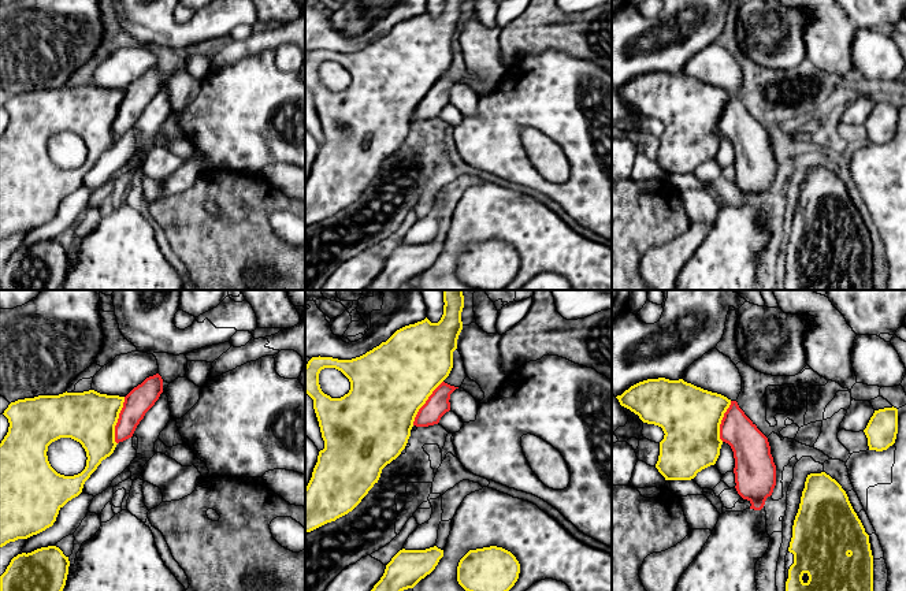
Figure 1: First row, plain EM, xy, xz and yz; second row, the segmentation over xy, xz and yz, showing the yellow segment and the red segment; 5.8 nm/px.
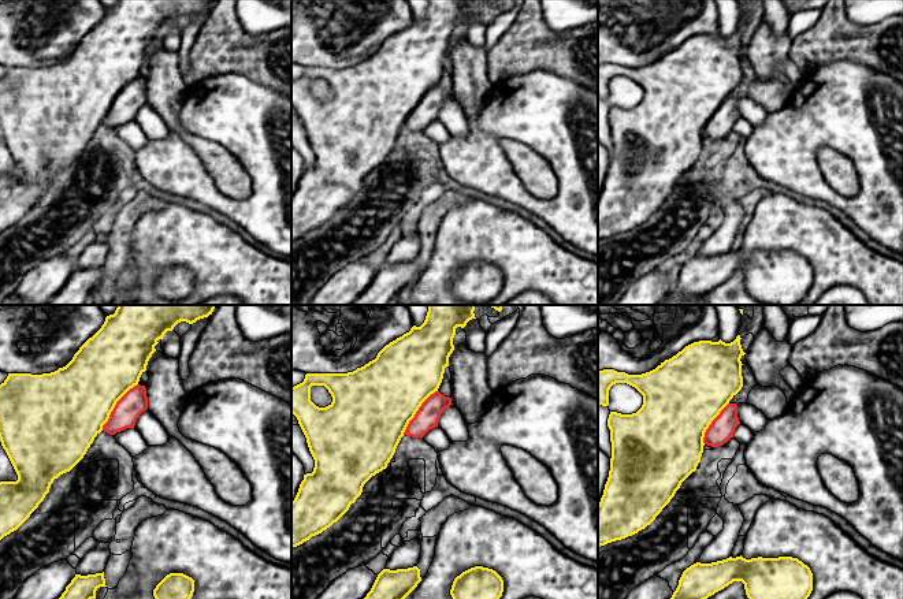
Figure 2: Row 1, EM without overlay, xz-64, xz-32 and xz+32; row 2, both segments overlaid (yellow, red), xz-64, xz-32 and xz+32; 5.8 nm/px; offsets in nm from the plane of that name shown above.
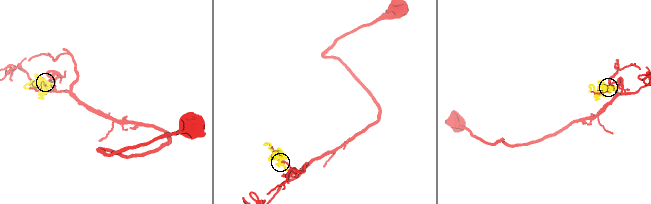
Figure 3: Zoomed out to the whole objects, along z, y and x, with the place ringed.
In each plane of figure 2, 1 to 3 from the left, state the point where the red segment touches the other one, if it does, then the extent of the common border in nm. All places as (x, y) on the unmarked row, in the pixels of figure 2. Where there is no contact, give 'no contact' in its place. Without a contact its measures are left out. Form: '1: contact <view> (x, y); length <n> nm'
1: contact xz-64 (114, 100); length 360 nm
2: contact xz-32 (416, 104); length 340 nm
3: contact xz+32 (710, 116); length 280 nm

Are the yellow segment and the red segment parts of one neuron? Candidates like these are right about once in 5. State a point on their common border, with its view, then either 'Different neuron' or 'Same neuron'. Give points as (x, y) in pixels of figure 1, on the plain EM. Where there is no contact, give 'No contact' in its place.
Touches yellow at xy (117, 114). Same neuron

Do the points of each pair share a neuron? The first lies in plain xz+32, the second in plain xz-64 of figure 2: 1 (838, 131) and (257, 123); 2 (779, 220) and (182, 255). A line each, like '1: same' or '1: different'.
1: same
2: same

